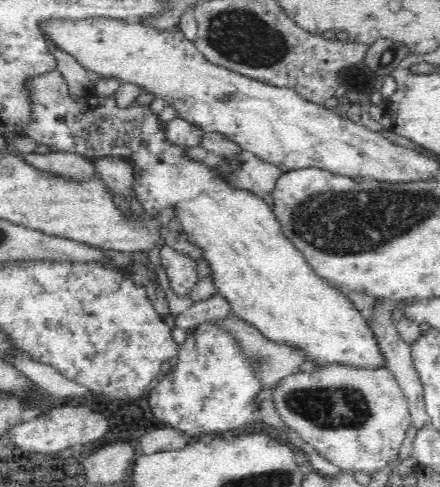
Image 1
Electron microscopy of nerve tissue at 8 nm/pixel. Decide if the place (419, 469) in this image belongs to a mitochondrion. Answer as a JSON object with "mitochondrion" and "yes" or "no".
{"mitochondrion":"no"}

